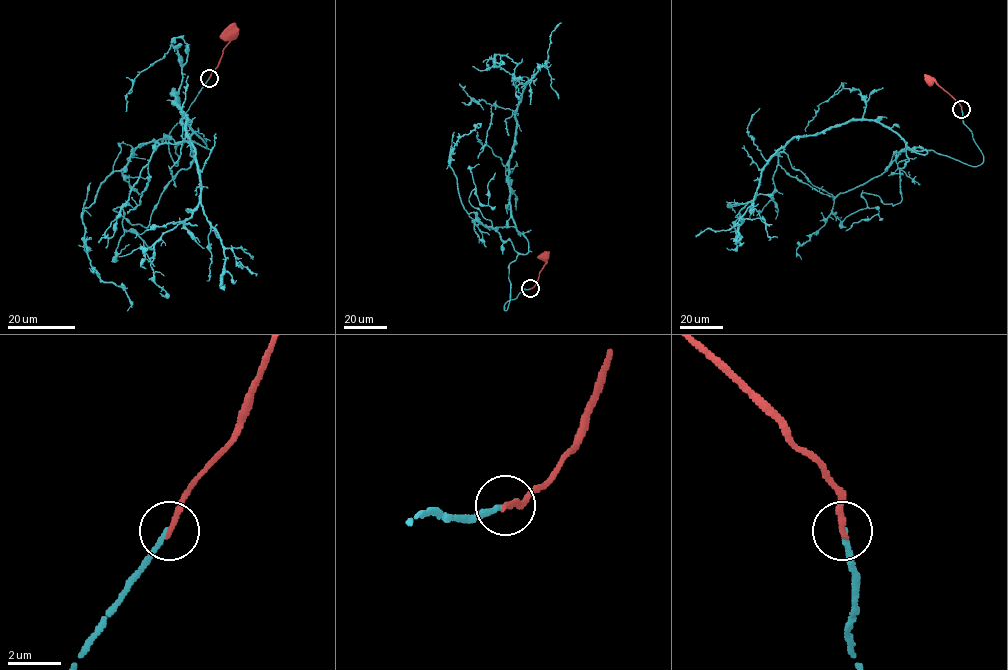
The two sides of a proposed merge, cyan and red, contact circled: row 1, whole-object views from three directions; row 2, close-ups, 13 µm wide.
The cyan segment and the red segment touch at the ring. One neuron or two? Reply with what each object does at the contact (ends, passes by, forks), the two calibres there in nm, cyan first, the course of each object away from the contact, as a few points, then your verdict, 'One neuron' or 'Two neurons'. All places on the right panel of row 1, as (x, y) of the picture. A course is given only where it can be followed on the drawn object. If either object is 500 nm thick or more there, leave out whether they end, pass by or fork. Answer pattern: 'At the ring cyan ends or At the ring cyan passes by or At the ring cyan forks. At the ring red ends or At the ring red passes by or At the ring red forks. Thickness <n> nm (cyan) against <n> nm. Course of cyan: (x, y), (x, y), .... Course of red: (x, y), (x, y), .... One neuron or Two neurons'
At the ring cyan ends. At the ring red ends. Thickness 180 nm (cyan) against 220 nm. Course of cyan: (961, 109), (980, 164), (916, 153), (880, 123), (848, 120), (793, 136), (761, 172), (738, 222), (695, 236). Course of red: (961, 109), (934, 80), (931, 80). Two neurons

